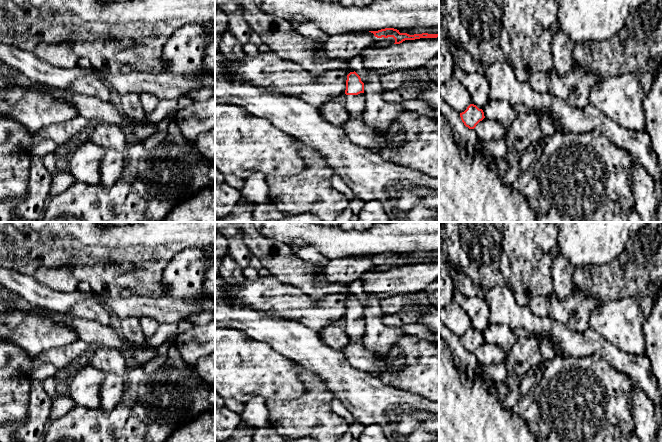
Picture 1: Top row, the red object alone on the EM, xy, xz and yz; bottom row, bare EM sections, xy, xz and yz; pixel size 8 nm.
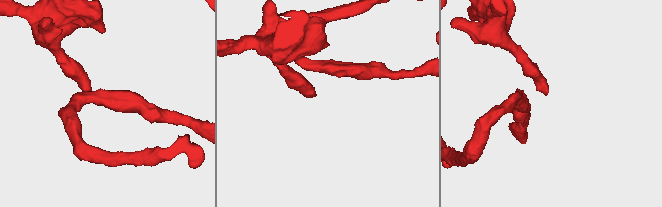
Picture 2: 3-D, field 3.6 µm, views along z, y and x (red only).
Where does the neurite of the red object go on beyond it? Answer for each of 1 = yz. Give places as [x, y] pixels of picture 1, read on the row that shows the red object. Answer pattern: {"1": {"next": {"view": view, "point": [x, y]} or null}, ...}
{"1": {"next": null}}

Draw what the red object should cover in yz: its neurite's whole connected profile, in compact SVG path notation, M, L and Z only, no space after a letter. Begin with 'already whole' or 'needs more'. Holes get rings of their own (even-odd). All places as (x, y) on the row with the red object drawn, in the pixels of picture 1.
already whole; M470 104L464 112L460 113L460 117L469 129L474 129L485 118L483 110L474 104Z

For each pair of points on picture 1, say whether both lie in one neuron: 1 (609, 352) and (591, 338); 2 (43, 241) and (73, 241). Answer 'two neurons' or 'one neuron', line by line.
1: one neuron
2: one neuron

